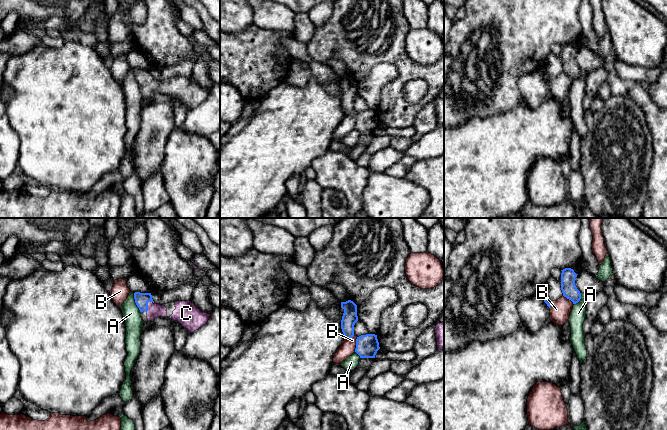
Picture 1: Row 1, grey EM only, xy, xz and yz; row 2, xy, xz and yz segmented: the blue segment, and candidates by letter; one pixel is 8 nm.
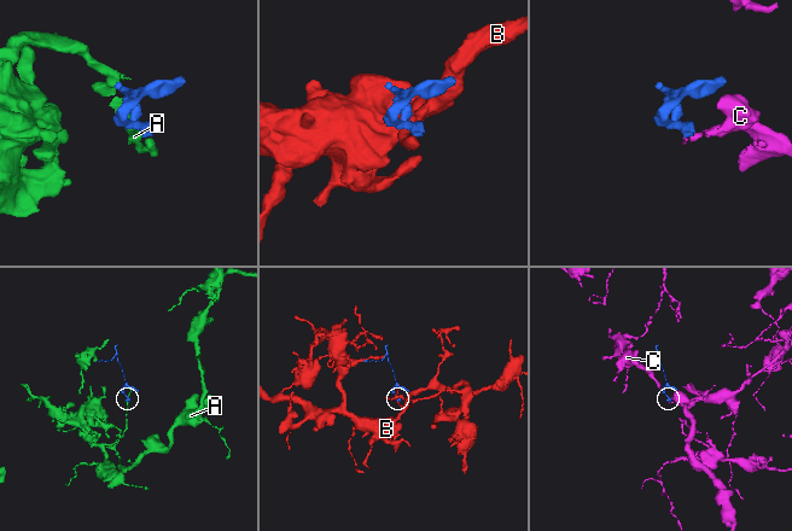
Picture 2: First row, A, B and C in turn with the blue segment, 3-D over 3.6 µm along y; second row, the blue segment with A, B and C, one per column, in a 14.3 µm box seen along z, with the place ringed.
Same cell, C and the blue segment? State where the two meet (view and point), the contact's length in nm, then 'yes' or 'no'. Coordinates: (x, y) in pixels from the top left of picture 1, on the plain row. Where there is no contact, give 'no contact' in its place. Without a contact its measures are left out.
contact xy (147, 81); length 100 nm; yes

